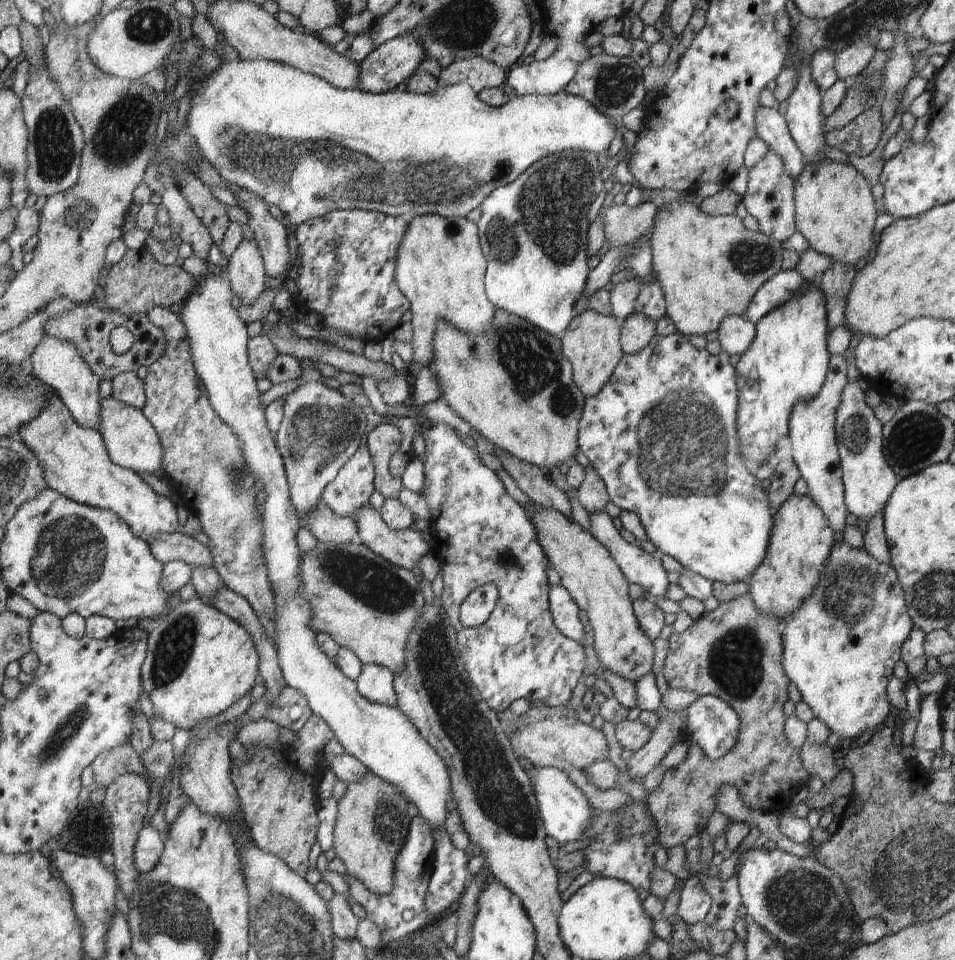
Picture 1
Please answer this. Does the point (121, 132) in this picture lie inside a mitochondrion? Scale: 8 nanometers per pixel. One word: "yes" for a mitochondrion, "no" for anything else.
yes

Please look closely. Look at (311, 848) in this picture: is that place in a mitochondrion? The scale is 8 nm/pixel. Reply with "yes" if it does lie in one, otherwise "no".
no

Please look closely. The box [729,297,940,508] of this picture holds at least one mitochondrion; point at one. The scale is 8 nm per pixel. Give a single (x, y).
(854, 434)

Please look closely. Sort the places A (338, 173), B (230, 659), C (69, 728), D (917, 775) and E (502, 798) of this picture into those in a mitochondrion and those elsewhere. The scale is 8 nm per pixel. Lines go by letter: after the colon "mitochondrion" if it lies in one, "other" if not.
A: mitochondrion
B: other
C: mitochondrion
D: other
E: mitochondrion

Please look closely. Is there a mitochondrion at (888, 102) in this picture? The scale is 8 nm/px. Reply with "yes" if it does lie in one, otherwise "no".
no

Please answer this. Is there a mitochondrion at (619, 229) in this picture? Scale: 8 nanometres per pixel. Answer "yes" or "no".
yes

